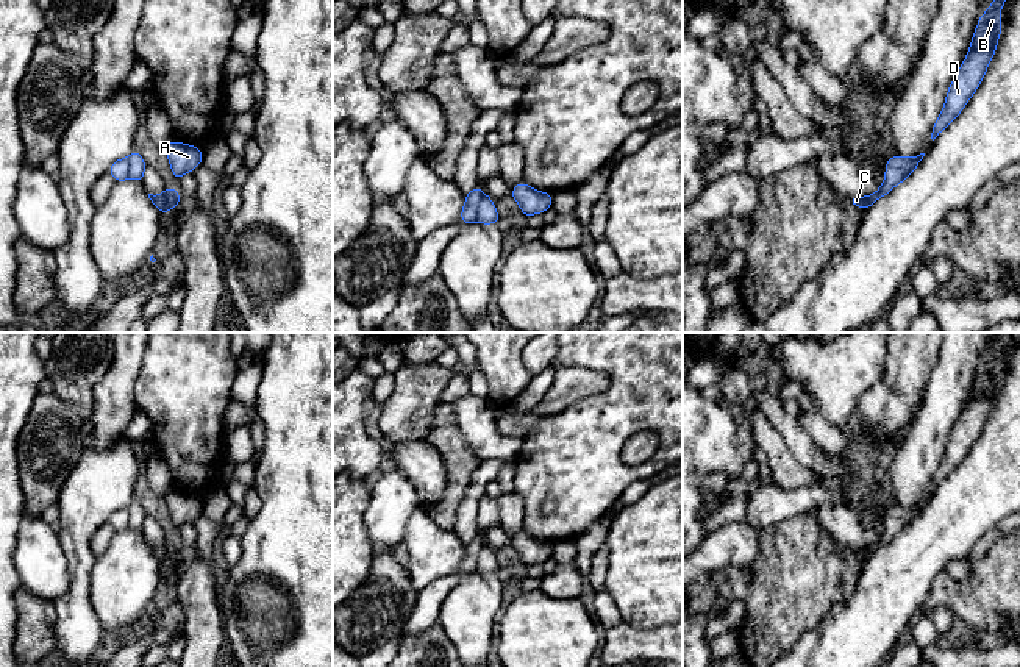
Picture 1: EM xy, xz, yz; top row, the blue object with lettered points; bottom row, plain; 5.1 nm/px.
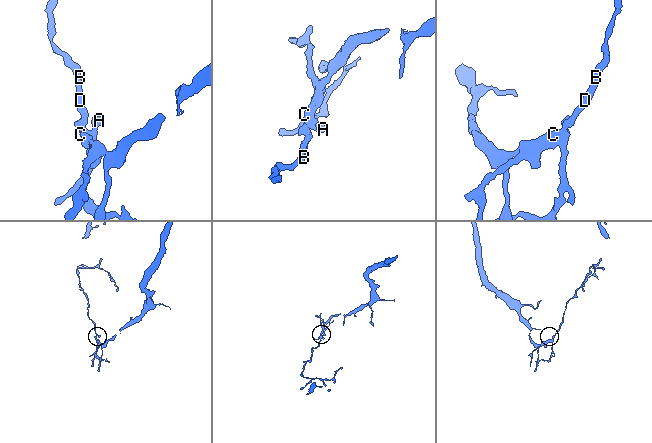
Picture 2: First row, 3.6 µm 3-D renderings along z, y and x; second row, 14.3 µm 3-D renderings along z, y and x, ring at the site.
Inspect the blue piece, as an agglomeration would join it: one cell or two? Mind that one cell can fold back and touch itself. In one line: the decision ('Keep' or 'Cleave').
Cleave

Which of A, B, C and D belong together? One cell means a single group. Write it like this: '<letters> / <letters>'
A B D / C

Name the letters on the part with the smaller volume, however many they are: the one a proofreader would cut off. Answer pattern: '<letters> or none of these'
A, B, D

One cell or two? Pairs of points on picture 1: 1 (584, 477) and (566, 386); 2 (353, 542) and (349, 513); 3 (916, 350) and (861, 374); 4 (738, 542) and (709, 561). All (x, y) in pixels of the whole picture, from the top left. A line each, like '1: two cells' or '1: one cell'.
1: two cells
2: one cell
3: two cells
4: one cell

